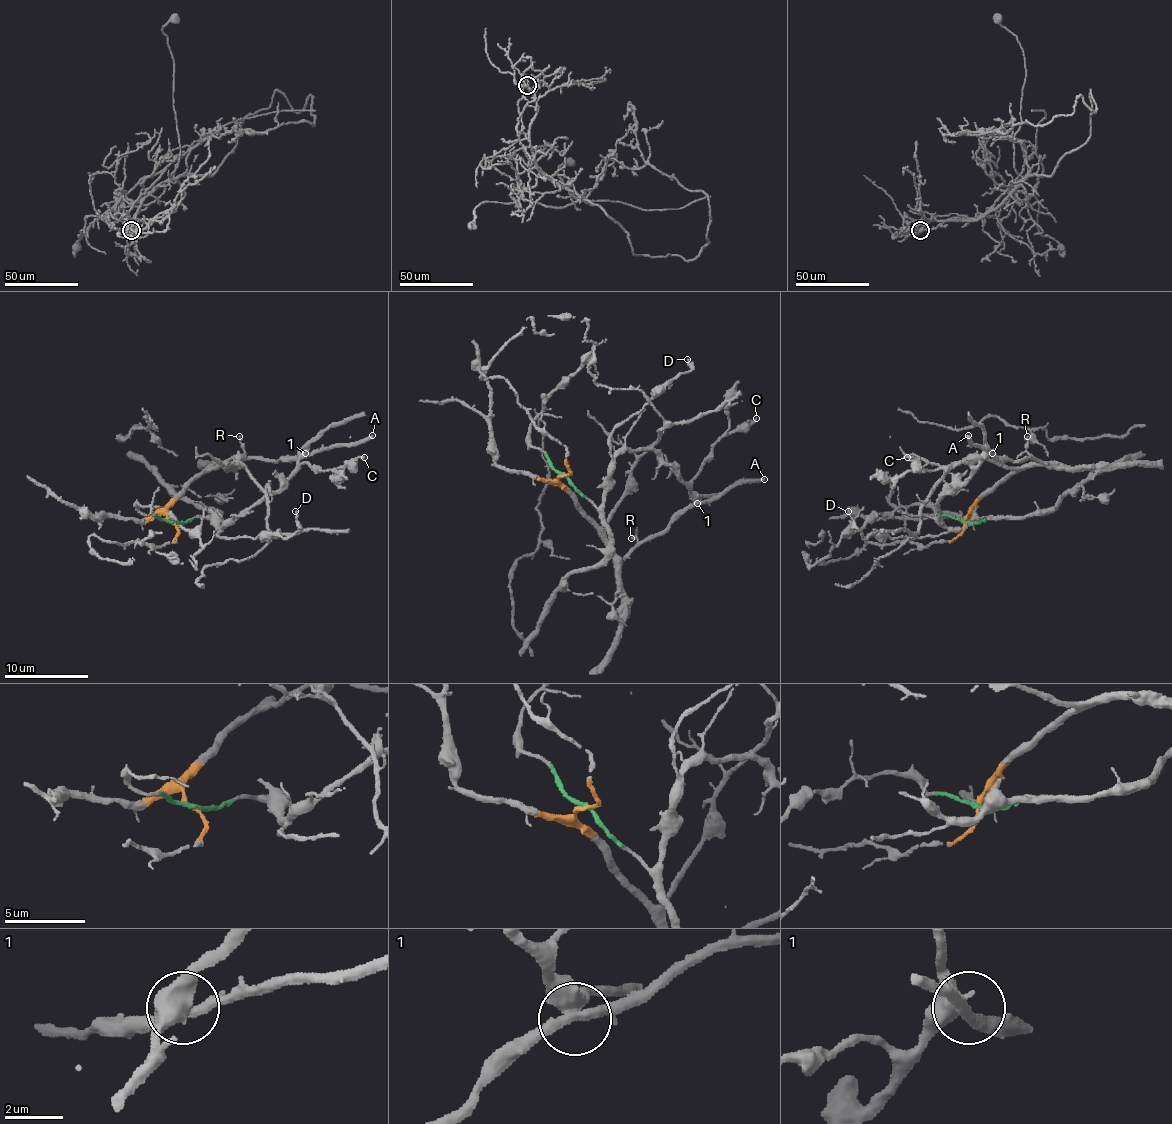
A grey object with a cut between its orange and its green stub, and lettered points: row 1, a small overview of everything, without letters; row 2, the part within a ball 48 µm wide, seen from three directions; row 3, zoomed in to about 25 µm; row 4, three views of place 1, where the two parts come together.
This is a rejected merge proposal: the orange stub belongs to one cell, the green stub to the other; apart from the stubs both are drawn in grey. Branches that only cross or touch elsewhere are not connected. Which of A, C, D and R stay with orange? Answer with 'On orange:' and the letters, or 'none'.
On orange: A, R

